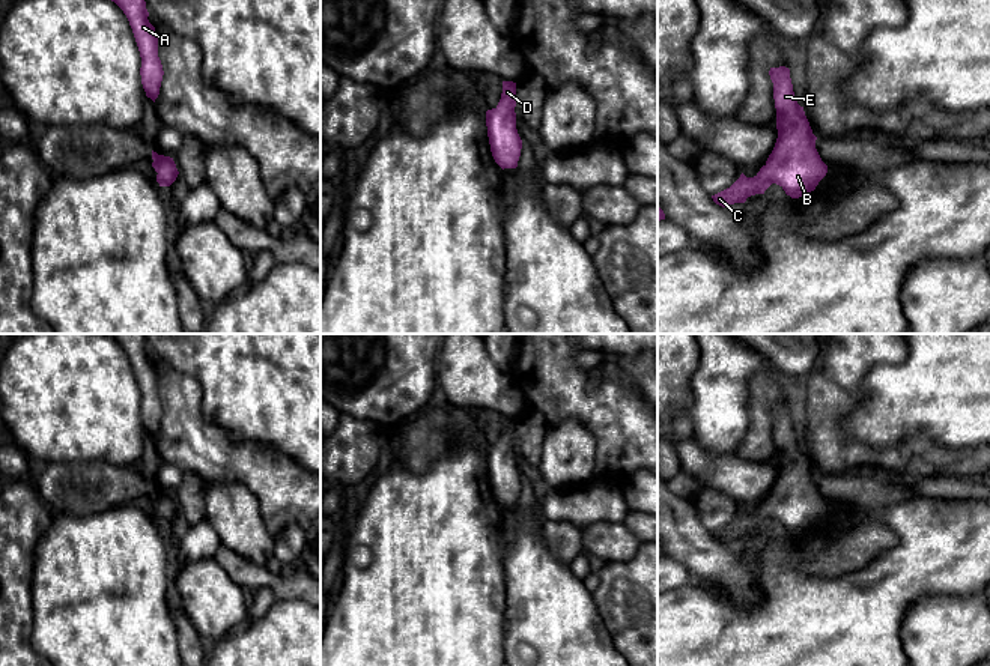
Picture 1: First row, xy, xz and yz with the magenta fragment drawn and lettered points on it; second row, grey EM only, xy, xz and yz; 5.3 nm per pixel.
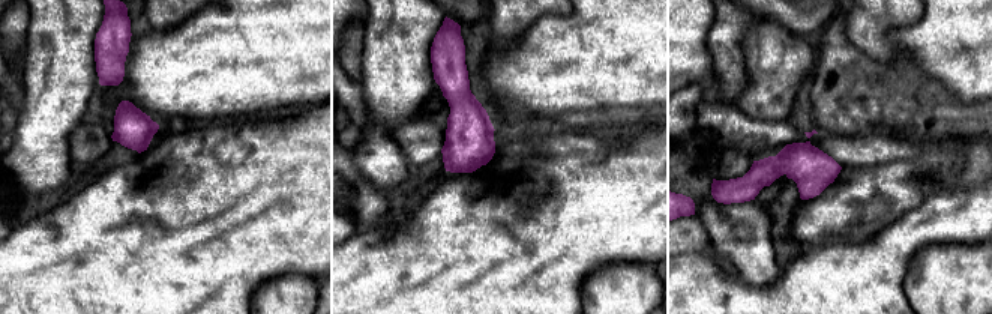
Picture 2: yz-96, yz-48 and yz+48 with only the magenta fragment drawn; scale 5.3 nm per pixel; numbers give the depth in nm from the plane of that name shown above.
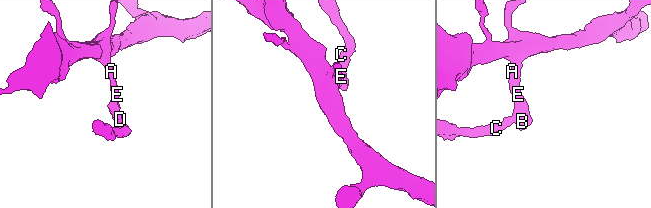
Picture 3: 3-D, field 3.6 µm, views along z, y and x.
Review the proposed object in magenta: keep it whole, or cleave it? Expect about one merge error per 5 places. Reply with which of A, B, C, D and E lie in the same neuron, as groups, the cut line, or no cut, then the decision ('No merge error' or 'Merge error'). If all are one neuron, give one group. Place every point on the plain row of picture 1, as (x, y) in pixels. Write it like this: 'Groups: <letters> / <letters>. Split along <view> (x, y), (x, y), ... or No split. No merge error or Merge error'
Groups: A B C D E. No split. No merge error

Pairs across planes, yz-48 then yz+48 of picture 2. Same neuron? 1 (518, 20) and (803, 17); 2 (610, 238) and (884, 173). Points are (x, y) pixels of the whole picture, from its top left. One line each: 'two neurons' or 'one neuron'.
1: two neurons
2: two neurons

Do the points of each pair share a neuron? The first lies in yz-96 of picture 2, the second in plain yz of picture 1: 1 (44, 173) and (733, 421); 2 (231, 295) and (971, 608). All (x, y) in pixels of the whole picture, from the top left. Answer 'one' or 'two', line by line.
1: one
2: two

